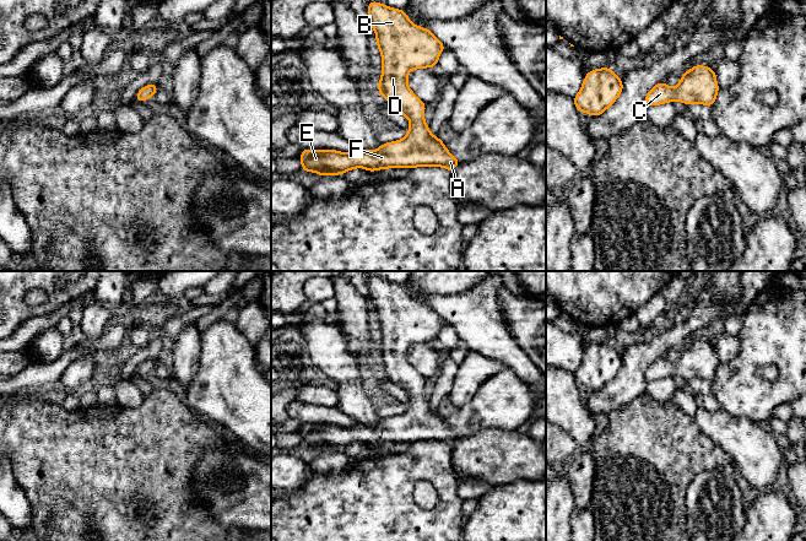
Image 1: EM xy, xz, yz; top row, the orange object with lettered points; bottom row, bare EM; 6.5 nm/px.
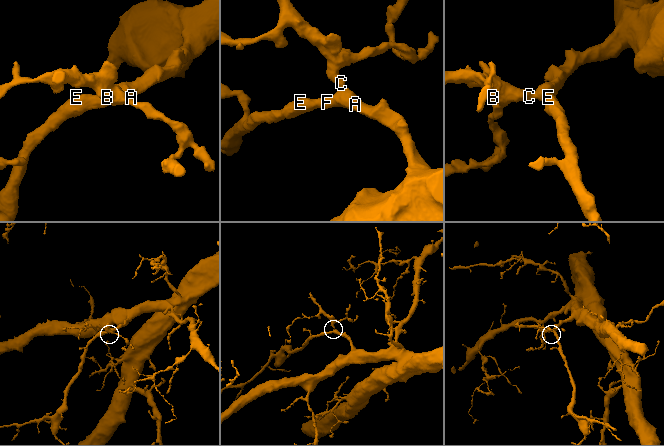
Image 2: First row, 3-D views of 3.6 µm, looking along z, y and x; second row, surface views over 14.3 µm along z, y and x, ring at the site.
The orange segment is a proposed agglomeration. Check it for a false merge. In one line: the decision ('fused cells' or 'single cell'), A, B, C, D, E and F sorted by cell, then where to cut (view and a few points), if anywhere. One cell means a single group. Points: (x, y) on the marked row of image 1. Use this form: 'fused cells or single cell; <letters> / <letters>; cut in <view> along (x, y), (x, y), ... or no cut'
single cell; A B C D E F; no cut

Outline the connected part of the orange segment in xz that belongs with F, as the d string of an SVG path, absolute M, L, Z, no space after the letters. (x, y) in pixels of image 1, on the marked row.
M368 1L368 25L377 34L377 47L382 53L382 79L378 83L379 94L401 112L411 123L409 132L402 140L383 144L375 151L358 148L345 153L336 150L304 148L299 156L302 171L315 172L320 177L344 174L350 169L363 167L367 172L396 167L444 167L450 173L460 163L444 146L444 141L433 136L423 114L426 103L422 102L407 86L407 74L413 69L437 67L440 53L445 45L427 28L413 25L404 10L388 7L377 1Z

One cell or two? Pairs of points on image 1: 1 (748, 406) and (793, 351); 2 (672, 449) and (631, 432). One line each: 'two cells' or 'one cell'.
1: one cell
2: one cell

